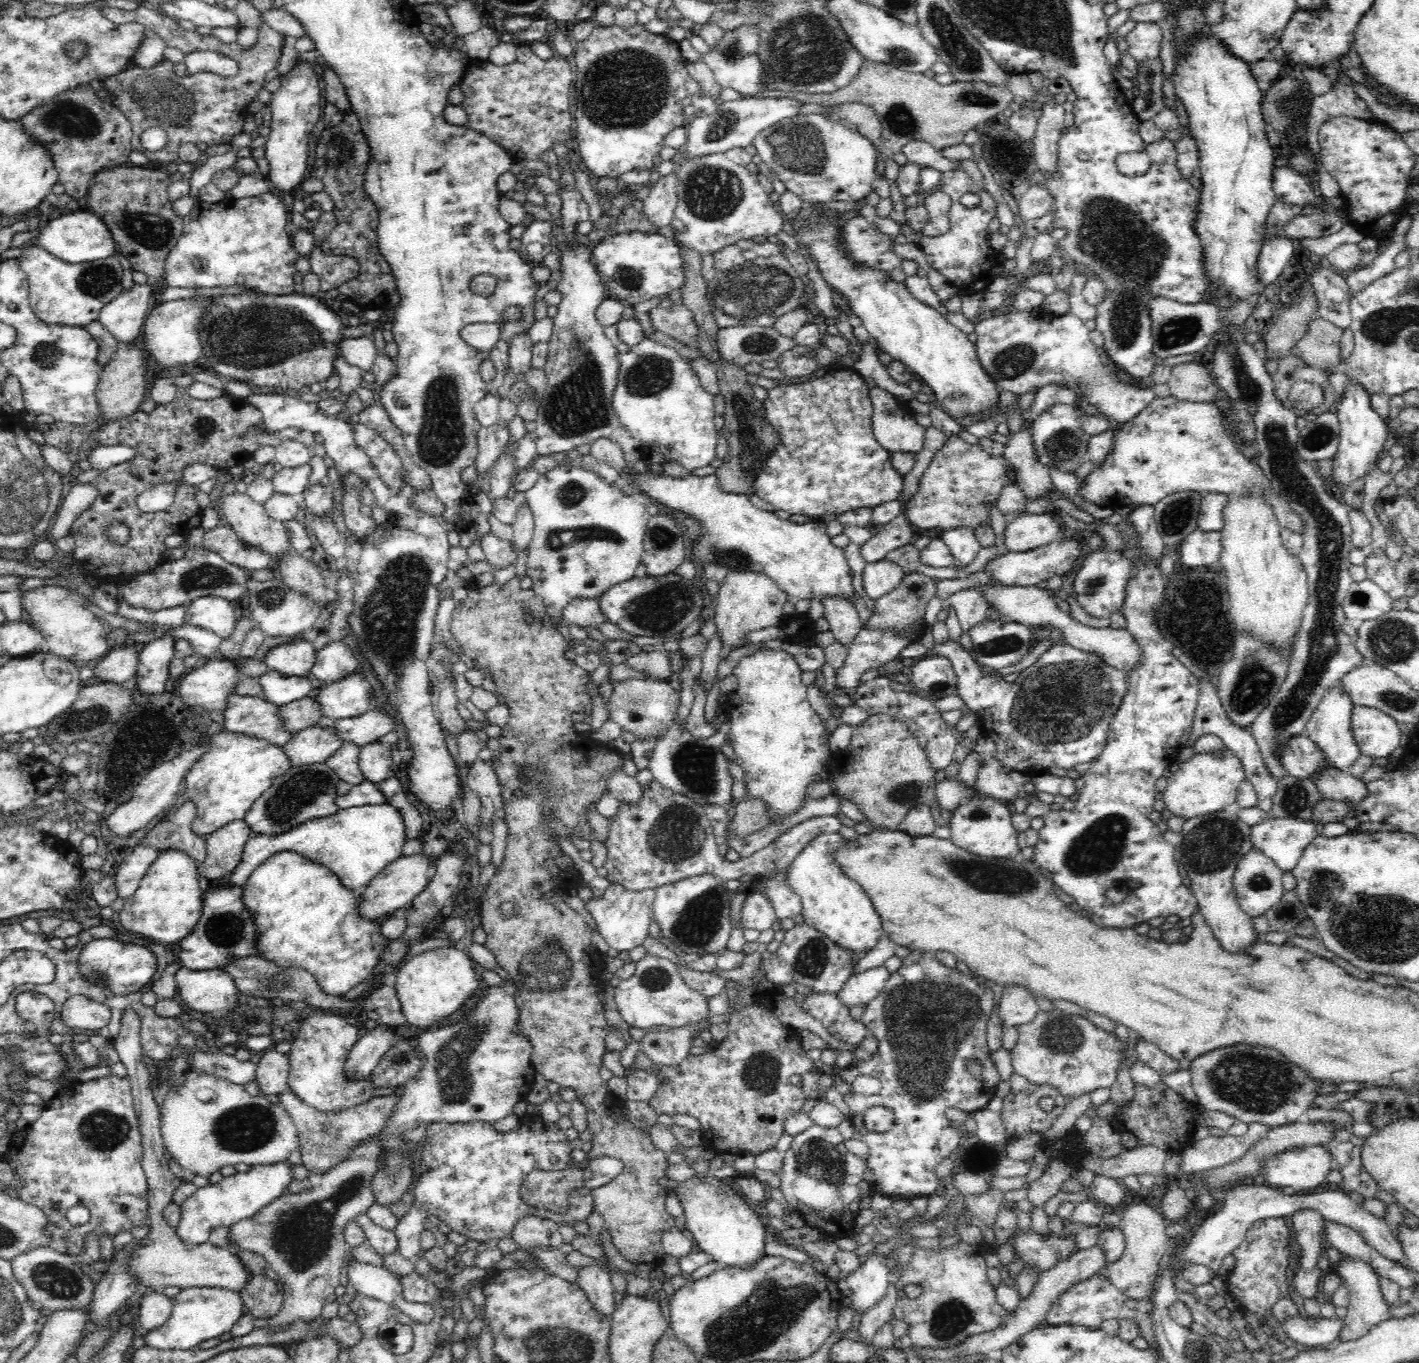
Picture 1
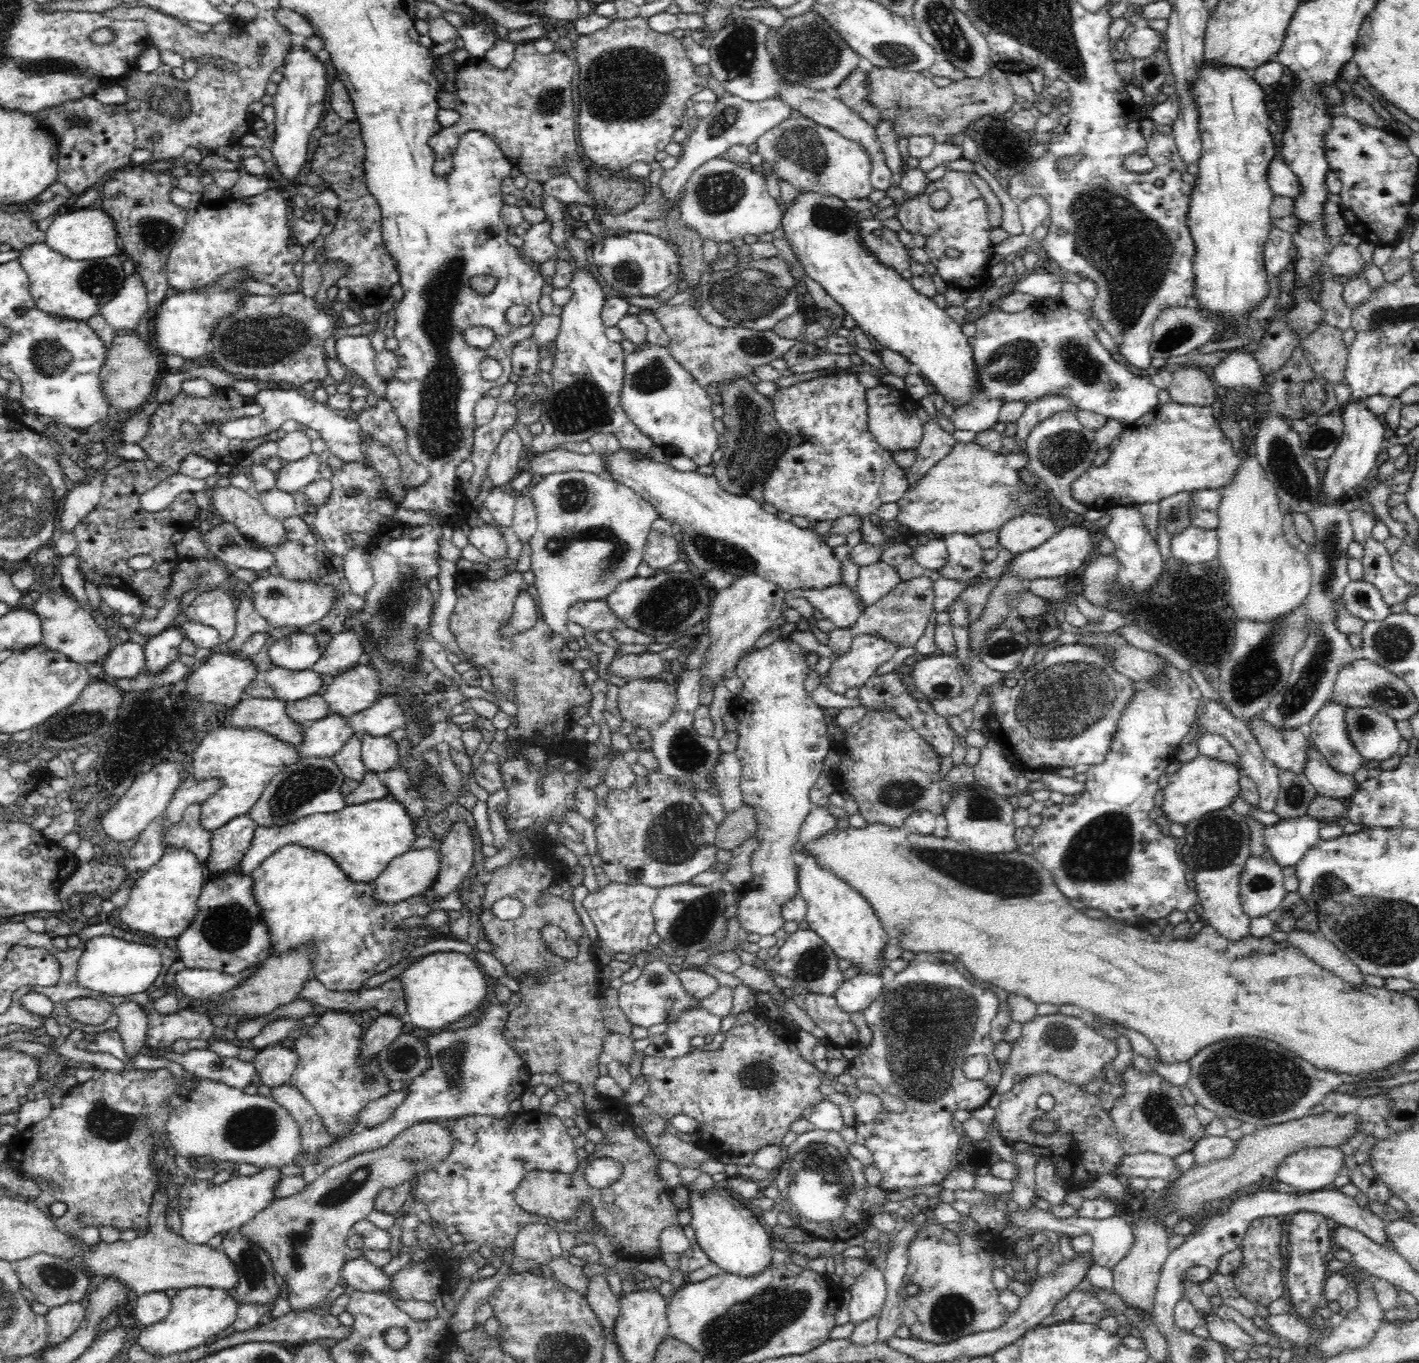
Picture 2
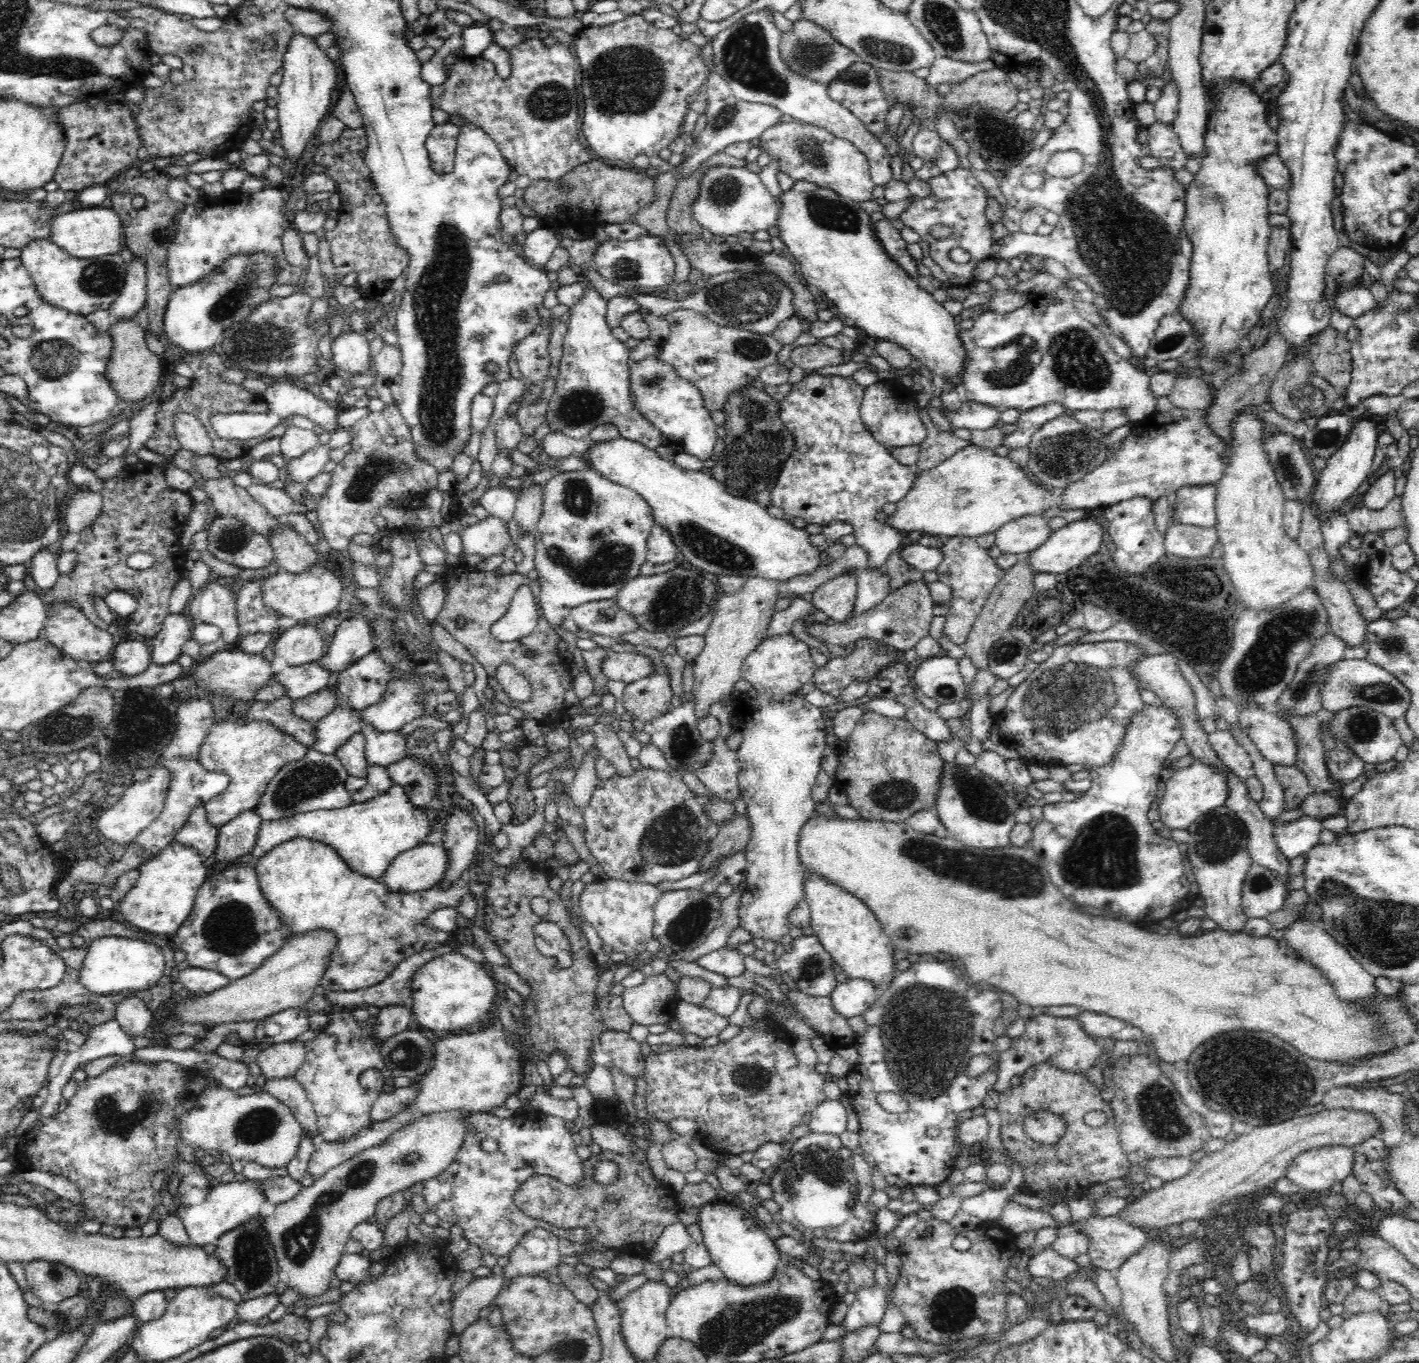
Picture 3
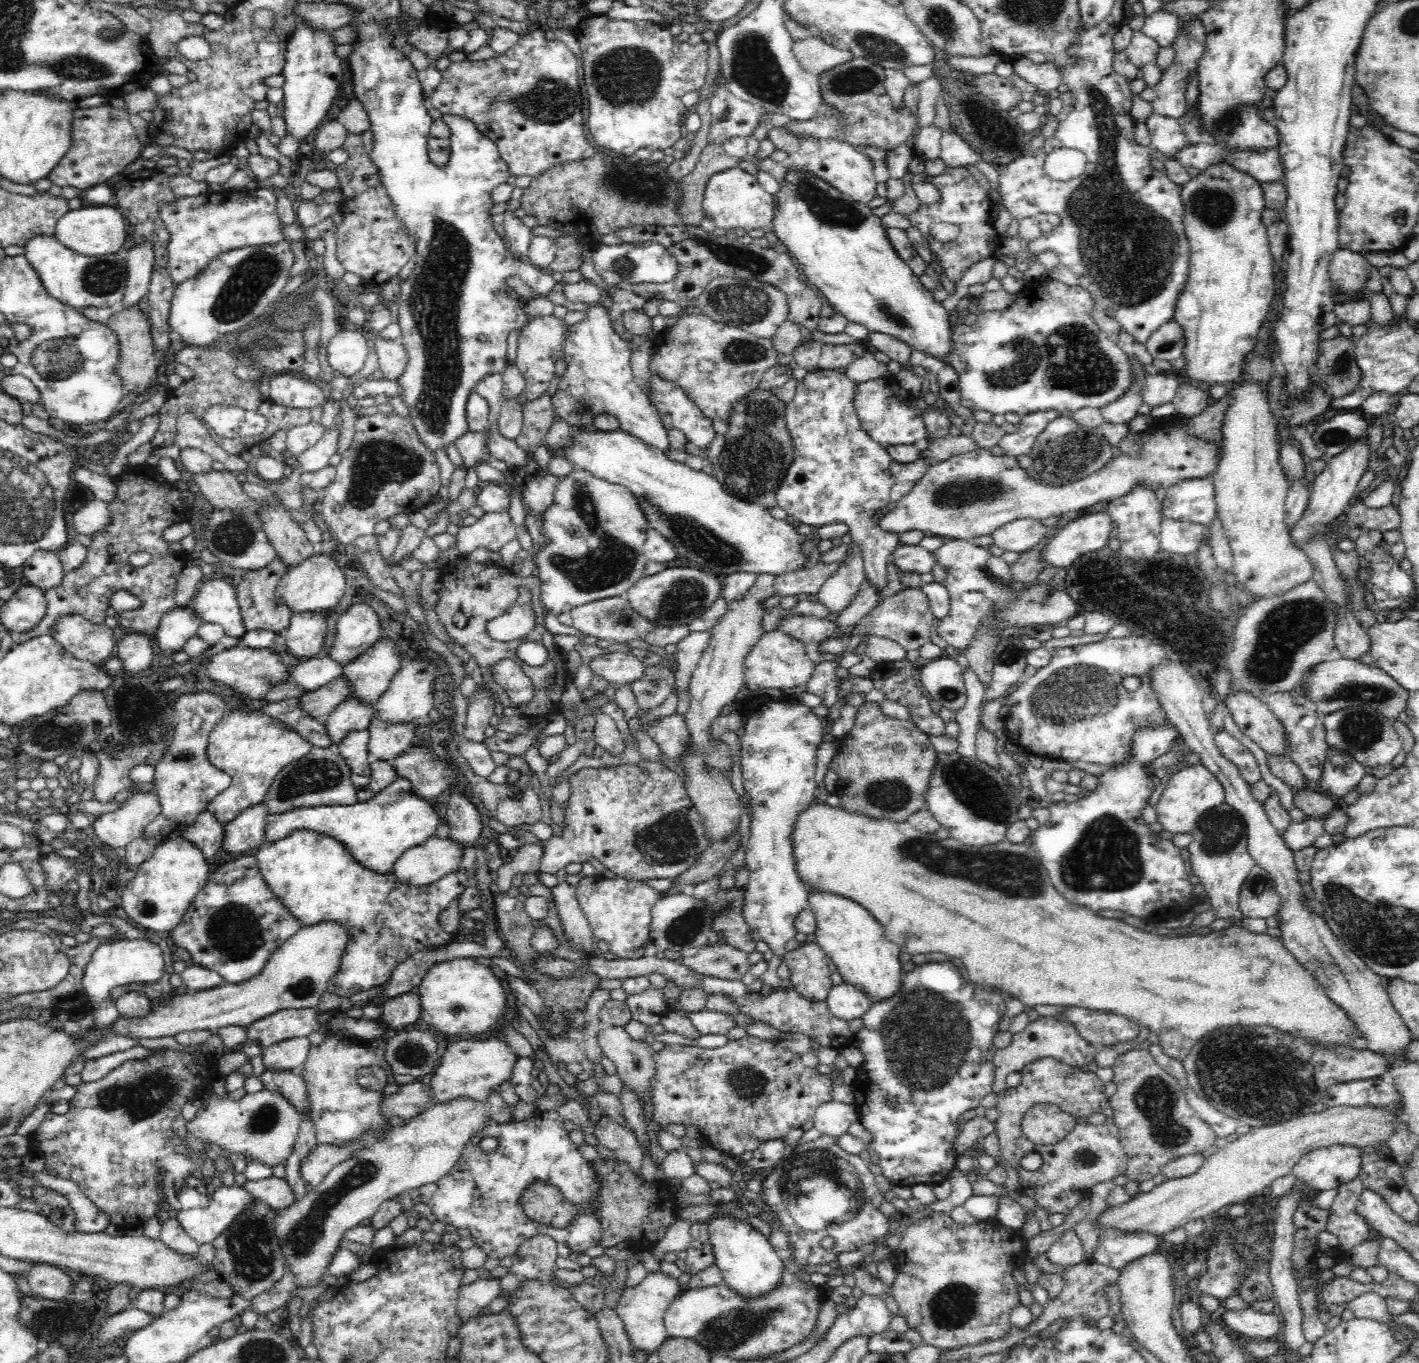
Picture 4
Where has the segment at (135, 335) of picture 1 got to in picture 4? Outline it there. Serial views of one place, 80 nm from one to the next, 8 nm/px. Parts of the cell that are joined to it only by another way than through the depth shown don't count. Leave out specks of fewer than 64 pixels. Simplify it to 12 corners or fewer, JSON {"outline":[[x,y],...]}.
{"outline":[[136,243],[124,255],[127,280],[118,307],[138,305],[148,294],[154,243]]}

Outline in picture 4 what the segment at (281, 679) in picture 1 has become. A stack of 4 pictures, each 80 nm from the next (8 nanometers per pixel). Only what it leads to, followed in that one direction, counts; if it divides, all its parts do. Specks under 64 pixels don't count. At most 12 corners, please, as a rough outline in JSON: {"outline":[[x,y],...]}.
{"outline":[[321,654],[290,667],[288,681],[309,693],[342,676]]}

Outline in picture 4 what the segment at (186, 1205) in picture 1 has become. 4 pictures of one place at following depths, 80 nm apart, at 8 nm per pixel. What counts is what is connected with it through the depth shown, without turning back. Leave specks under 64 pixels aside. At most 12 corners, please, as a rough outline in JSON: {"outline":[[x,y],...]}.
{"outline":[[222,1185],[209,1205],[179,1210],[198,1244],[208,1244],[252,1208],[241,1186]]}

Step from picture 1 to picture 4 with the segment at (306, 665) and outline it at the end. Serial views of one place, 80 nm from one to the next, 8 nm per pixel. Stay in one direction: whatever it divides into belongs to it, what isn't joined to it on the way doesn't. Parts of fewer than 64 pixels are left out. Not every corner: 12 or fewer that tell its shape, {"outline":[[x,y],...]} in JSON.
{"outline":[[324,612],[294,613],[287,651],[321,655],[328,633]]}

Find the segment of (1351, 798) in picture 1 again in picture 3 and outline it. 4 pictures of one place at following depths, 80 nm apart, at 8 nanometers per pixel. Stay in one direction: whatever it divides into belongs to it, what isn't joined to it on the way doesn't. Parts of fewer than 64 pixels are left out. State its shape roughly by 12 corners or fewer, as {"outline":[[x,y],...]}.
{"outline":[[1322,708],[1308,717],[1290,716],[1296,768],[1314,793],[1339,797],[1329,777],[1320,725]]}

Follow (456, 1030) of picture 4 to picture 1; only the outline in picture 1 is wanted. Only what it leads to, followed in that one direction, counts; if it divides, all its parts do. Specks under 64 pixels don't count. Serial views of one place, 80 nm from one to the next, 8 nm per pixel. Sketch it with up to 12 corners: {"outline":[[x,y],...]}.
{"outline":[[455,946],[423,951],[392,981],[407,1022],[425,1029],[480,990]]}

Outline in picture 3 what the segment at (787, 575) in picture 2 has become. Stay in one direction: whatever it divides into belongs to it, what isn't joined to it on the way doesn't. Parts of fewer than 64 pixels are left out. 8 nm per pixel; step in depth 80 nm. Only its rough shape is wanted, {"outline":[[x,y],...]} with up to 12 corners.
{"outline":[[617,437],[581,455],[706,575],[818,572],[804,528]]}

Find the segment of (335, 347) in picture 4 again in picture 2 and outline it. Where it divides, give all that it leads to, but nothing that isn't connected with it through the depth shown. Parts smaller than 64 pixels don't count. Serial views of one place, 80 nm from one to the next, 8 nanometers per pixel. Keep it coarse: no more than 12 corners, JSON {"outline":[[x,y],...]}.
{"outline":[[344,334],[336,341],[340,365],[364,379],[378,400],[387,382],[377,374],[370,336]]}

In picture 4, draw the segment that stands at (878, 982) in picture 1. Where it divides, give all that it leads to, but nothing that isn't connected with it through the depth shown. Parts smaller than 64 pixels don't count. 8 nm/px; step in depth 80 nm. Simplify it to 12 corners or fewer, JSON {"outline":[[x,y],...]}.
{"outline":[[834,986],[825,1001],[845,1021],[861,1018],[873,1003],[860,987]]}

